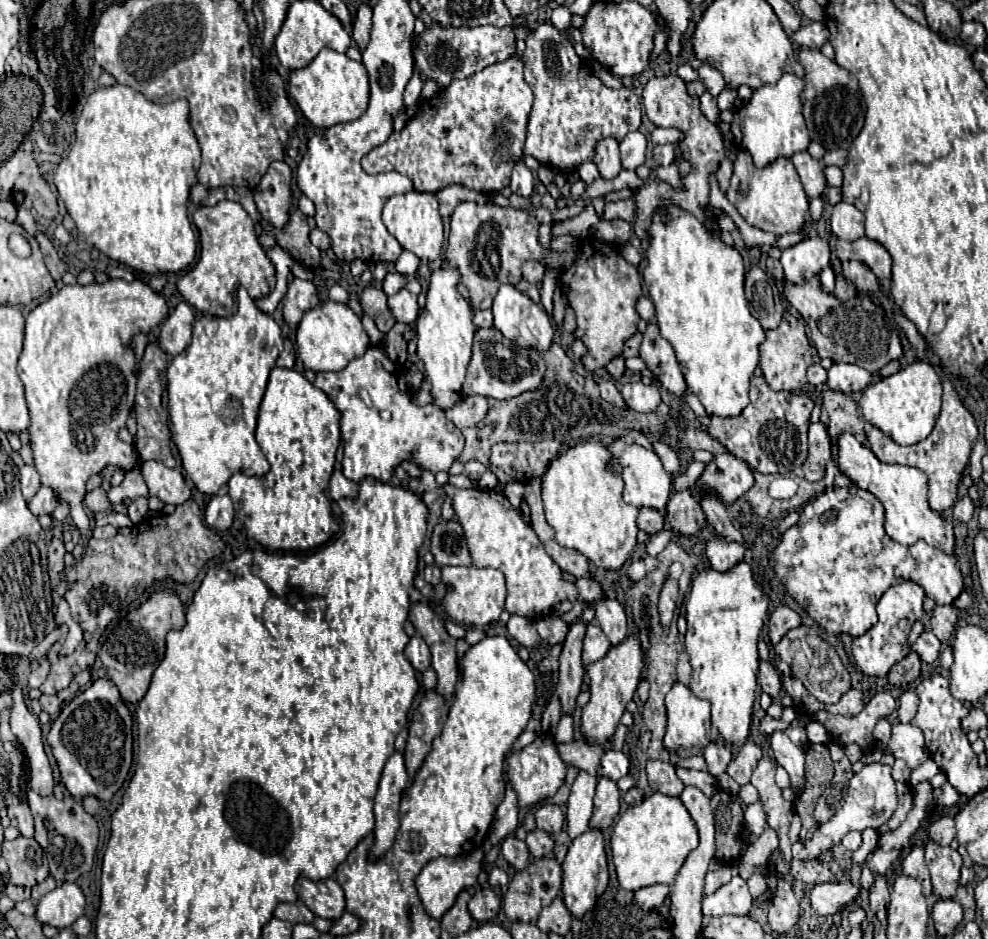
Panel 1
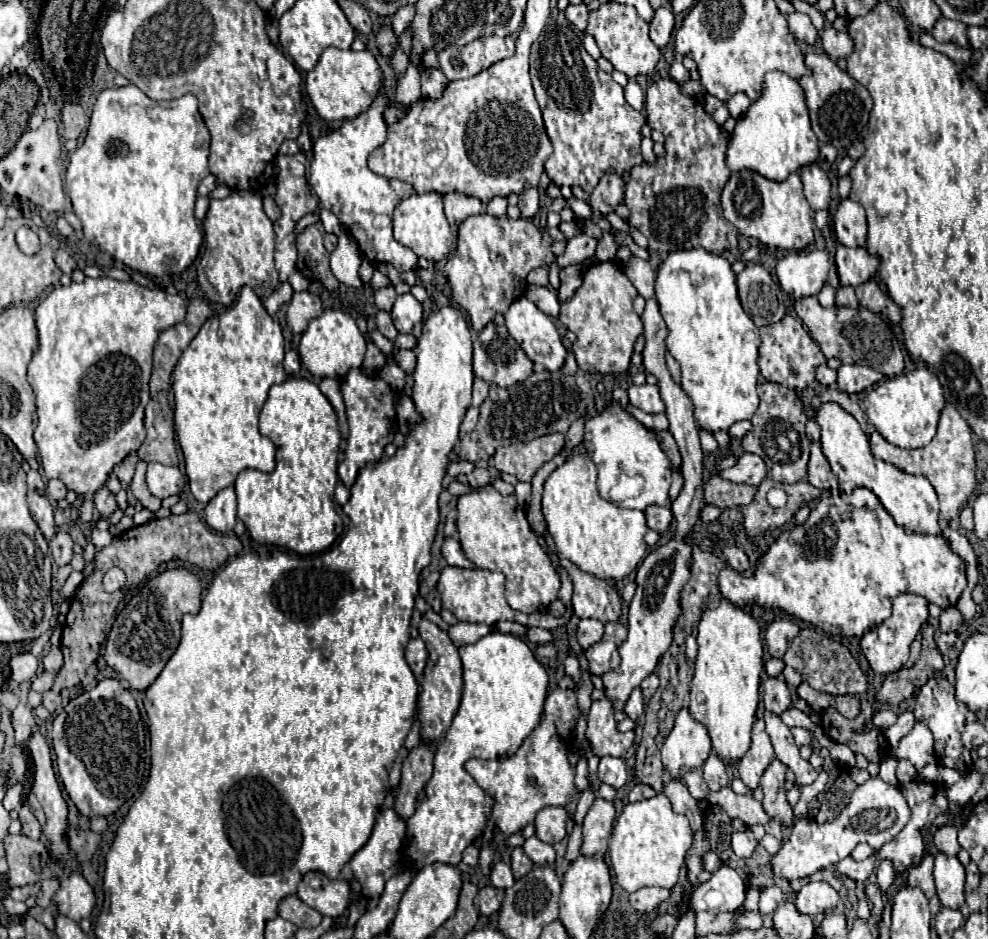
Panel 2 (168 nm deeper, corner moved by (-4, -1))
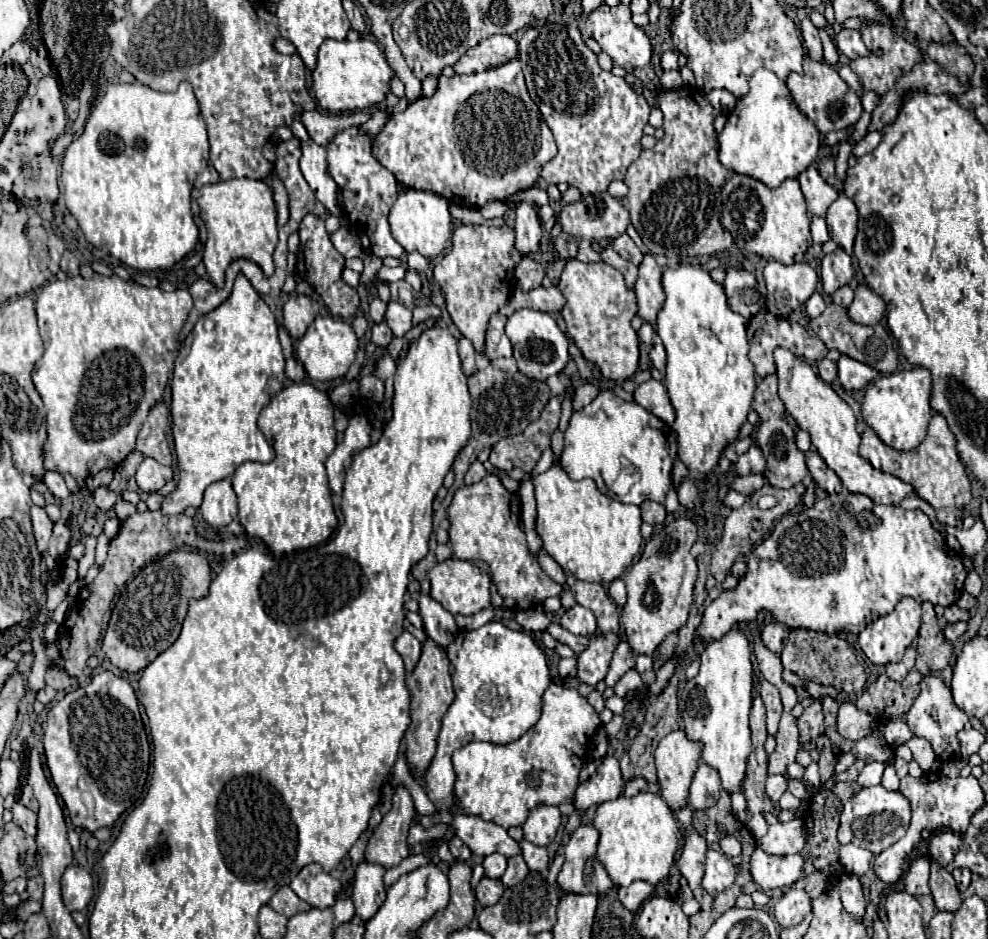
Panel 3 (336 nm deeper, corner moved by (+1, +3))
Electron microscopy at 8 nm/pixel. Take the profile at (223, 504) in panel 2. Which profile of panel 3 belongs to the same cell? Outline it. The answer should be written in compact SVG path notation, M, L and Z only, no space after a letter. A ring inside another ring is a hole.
M229 478L213 482L205 490L205 498L199 506L199 512L203 520L215 530L223 530L231 520L237 518L237 496L231 488Z

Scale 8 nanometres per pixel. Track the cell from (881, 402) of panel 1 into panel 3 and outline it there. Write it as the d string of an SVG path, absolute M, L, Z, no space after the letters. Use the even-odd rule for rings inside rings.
M915 366L907 372L893 372L889 376L881 376L873 384L869 384L861 402L861 416L887 446L895 450L913 450L923 442L927 434L927 424L933 416L929 398L931 372L927 368Z

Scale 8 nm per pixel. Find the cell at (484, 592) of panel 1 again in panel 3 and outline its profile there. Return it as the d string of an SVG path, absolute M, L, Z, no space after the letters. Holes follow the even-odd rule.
M449 558L441 564L437 564L435 568L431 568L429 580L431 580L431 598L437 600L451 614L471 616L471 614L477 614L485 608L493 608L491 578L485 570L481 570L479 566L475 566L471 562Z

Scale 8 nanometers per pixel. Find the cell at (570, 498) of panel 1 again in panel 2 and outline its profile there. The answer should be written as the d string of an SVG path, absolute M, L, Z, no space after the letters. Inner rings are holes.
M584 452L568 456L568 460L548 476L544 482L542 512L558 556L570 560L580 570L596 578L620 580L646 556L644 534L648 532L648 526L644 512L624 510L602 500L596 490L596 466Z

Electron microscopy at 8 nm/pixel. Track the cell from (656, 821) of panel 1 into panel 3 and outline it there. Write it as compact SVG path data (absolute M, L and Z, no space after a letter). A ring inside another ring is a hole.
M641 792L633 798L619 796L617 800L609 800L599 804L597 814L593 818L593 824L599 828L599 848L597 848L597 858L599 862L607 868L609 878L617 886L629 886L635 880L647 880L649 884L657 884L663 878L667 878L669 868L675 860L675 852L679 846L679 826L675 820L673 810L667 806L667 802L659 794L651 792Z

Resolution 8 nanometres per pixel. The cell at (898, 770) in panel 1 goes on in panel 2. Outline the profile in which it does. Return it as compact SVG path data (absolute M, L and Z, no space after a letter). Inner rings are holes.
M900 760L898 762L898 780L900 780L900 784L906 784L906 782L912 782L914 778L916 778L916 768L908 762L908 760Z

